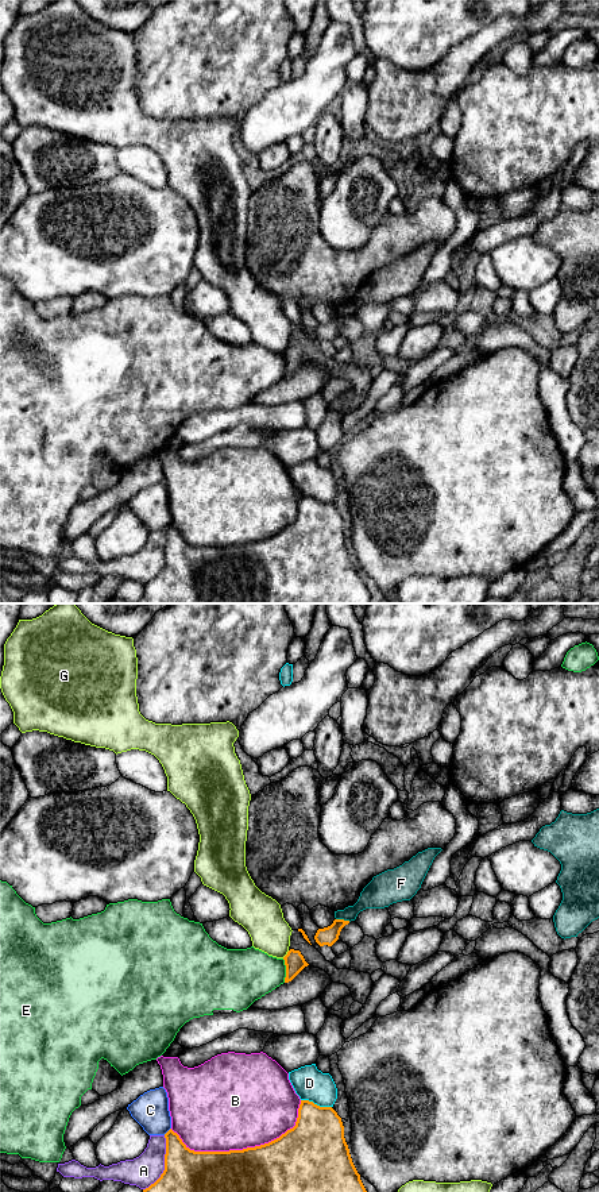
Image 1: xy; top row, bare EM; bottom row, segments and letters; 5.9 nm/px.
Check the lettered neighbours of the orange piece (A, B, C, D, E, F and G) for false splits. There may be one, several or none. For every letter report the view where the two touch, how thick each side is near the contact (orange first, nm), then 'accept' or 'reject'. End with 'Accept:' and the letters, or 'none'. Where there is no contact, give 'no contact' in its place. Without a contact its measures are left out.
A: xy | 260/190 nm | reject
B: xy | 320/500 nm | reject
C: xy | 240/220 nm | reject
D: xy | 360/200 nm | reject
E: xy | 120/320 nm | reject
F: xy | 110/160 nm | reject
G: xy | 120/240 nm | reject
Accept: none

